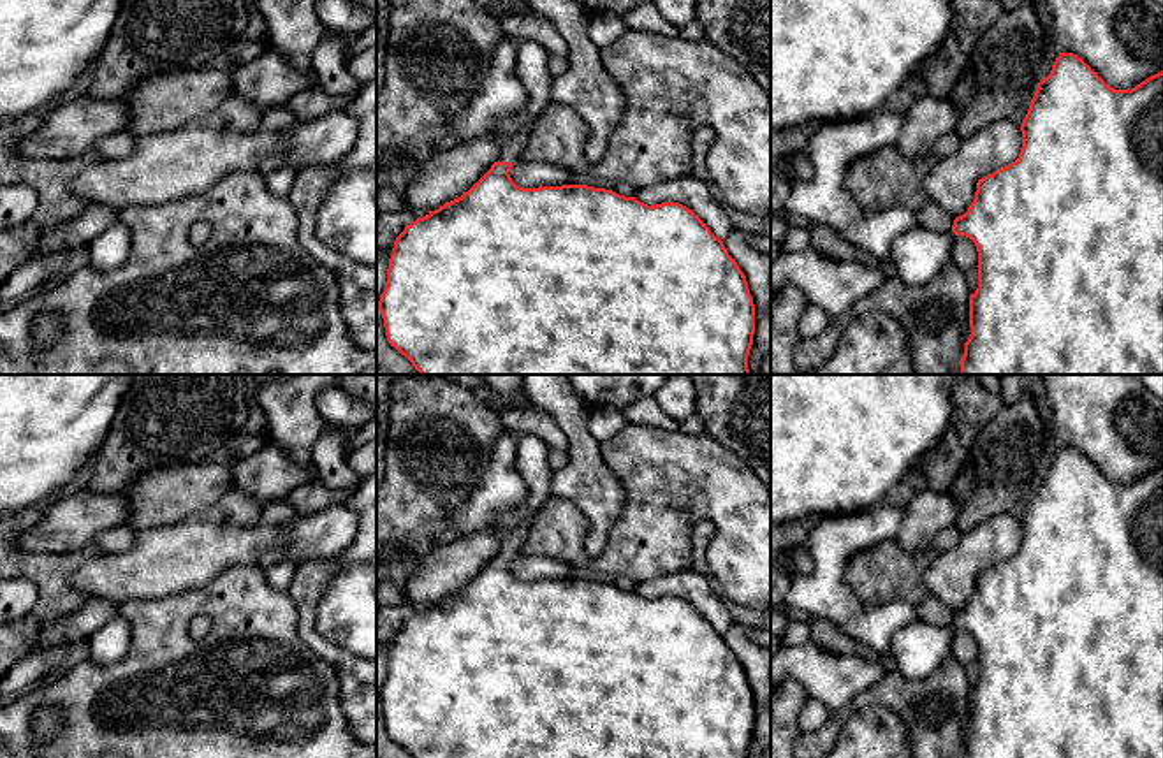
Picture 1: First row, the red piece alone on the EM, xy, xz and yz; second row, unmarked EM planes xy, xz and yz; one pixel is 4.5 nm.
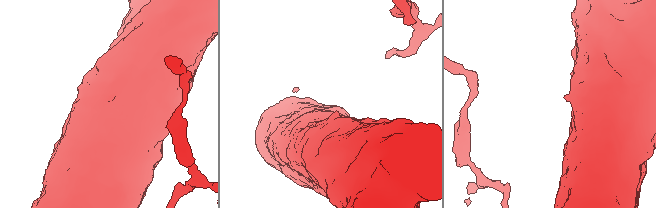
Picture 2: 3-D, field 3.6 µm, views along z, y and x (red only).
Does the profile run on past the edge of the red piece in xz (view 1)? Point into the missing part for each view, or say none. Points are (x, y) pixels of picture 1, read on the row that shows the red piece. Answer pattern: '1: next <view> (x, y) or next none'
1: next xz (512, 132)

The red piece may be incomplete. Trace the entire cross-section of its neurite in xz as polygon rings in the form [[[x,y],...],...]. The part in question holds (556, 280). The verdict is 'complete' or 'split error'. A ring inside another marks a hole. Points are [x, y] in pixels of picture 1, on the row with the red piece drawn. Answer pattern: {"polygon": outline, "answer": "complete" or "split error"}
{"polygon": [[[519,40],[516,72],[521,83],[524,84],[528,100],[523,111],[510,114],[508,118],[498,120],[493,125],[493,128],[487,132],[487,135],[494,135],[500,141],[498,160],[468,192],[464,192],[461,197],[450,202],[445,202],[438,209],[429,211],[426,216],[417,218],[415,222],[406,225],[405,230],[396,237],[392,255],[389,259],[385,288],[378,301],[378,310],[384,318],[387,341],[401,355],[405,355],[421,375],[750,375],[748,355],[750,355],[750,350],[753,345],[753,334],[755,334],[755,304],[748,288],[746,276],[737,266],[737,262],[728,255],[723,241],[716,237],[711,232],[711,229],[691,209],[688,209],[686,206],[679,202],[662,202],[662,204],[647,206],[637,200],[635,197],[625,197],[612,190],[593,188],[588,185],[521,188],[512,181],[508,172],[517,162],[521,162],[523,149],[528,142],[528,134],[533,128],[533,123],[538,118],[538,114],[551,102],[552,76],[547,70],[547,58],[549,58],[549,51],[540,42]]], "answer": "split error"}

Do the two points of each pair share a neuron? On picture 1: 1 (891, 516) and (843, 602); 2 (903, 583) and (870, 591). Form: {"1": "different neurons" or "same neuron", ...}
{"1": "same neuron", "2": "same neuron"}

